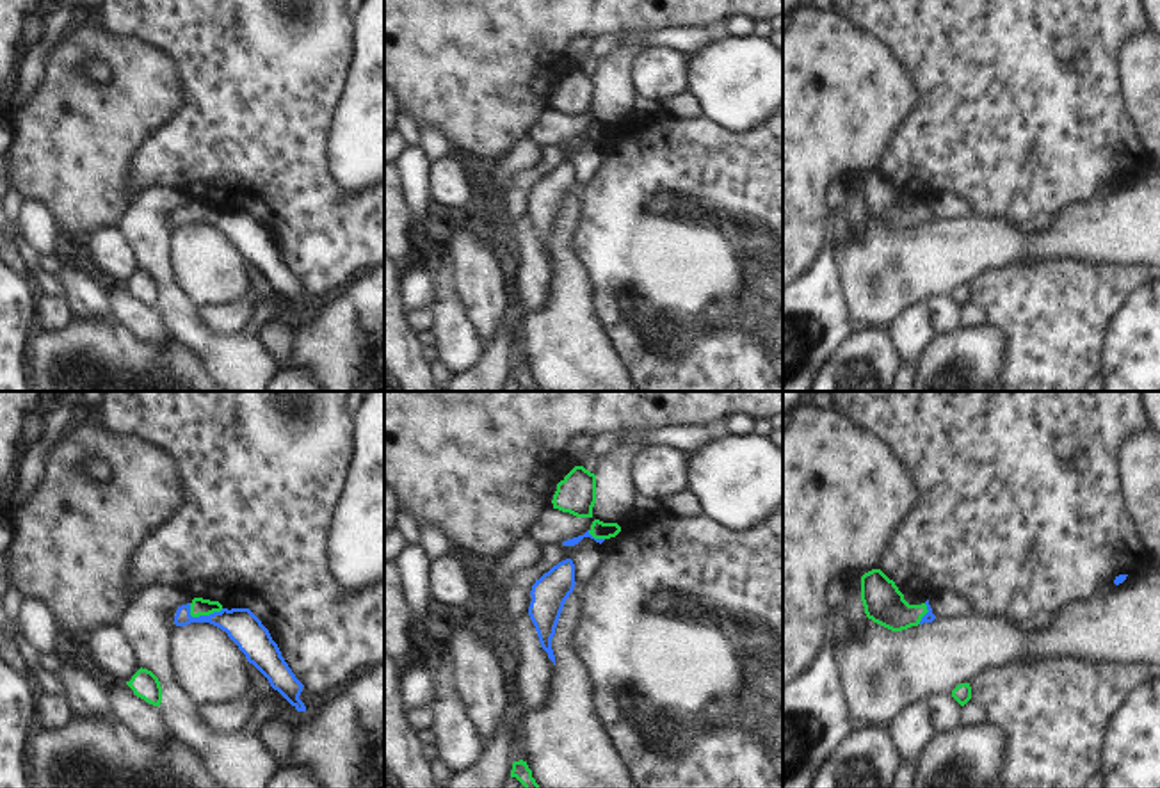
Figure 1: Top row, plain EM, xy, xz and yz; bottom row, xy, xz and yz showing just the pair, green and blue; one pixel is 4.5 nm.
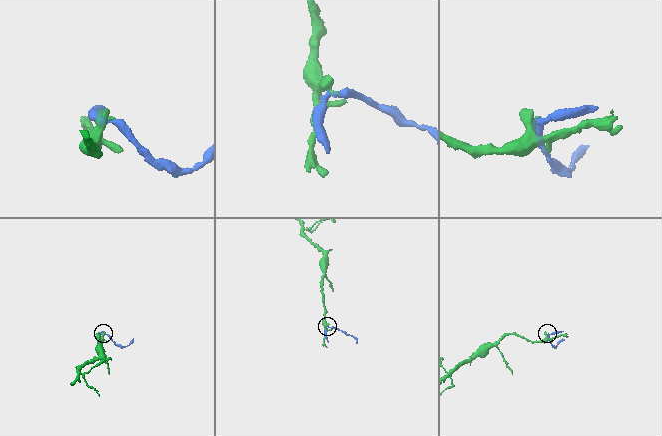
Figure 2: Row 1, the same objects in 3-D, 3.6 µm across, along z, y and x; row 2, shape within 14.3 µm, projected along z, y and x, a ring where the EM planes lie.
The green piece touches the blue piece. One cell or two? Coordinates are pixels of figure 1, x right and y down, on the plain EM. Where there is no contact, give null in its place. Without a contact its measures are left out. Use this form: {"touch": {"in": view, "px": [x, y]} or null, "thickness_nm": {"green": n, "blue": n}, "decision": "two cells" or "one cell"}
{"touch": {"in": "xy", "px": [201, 216]}, "thickness_nm": {"green": 80, "blue": 160}, "decision": "one cell"}

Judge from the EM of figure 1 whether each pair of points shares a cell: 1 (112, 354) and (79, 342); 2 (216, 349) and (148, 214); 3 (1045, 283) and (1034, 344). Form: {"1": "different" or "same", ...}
{"1": "same", "2": "same", "3": "same"}

